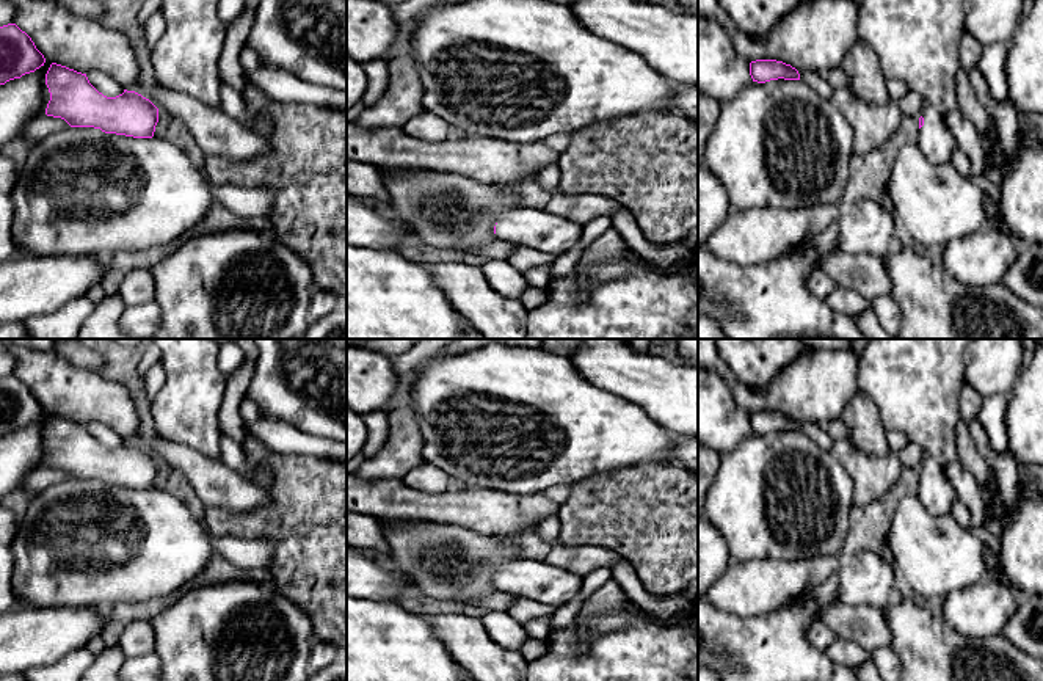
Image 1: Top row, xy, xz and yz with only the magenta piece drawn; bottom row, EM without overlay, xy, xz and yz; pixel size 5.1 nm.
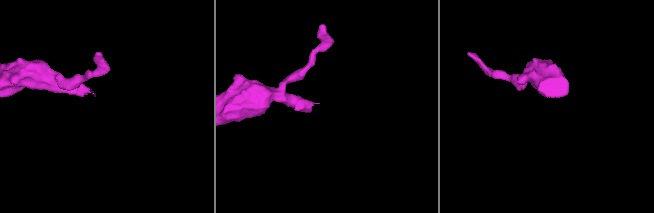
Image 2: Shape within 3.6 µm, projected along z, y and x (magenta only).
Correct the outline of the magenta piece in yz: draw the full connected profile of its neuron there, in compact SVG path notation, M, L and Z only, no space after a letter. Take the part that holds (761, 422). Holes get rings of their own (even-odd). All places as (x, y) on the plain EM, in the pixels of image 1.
M756 411L750 414L750 427L753 433L765 435L770 432L800 432L800 425L790 416L776 411Z

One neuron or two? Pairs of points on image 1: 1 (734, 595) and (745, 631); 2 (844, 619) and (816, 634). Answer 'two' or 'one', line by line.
1: two
2: two

